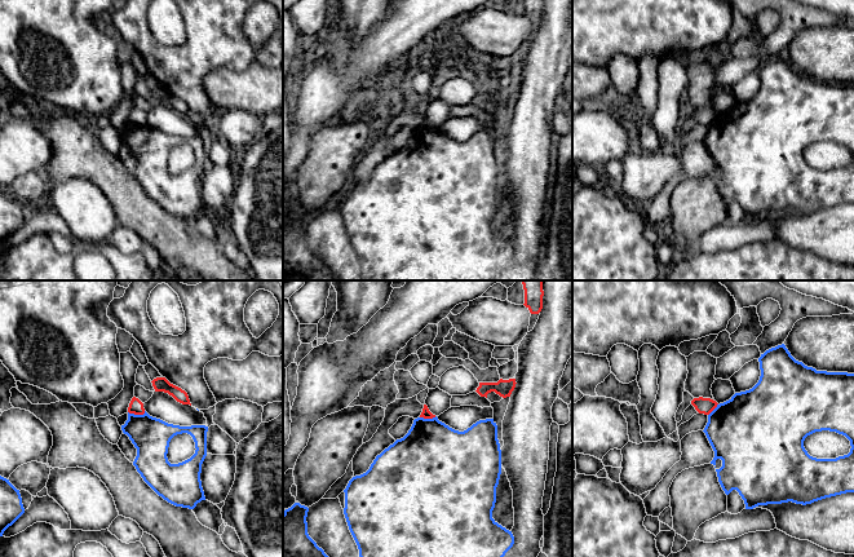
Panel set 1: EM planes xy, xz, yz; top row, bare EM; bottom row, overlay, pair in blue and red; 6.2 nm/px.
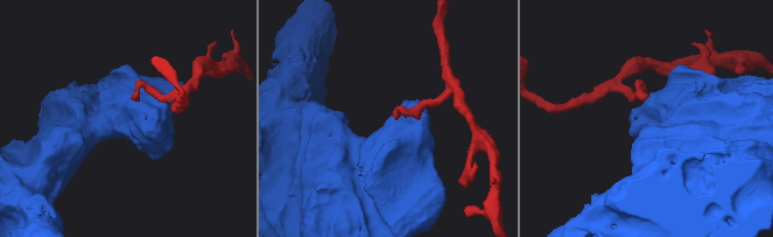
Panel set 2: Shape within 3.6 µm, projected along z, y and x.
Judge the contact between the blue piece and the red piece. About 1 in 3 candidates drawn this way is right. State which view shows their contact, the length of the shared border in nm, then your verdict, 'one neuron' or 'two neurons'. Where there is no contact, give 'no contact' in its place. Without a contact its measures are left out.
xy | 110 nm | two neurons

